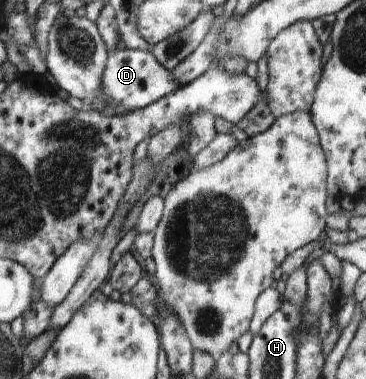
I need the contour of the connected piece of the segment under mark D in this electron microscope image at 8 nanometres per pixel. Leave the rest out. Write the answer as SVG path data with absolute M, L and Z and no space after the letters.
M125 46L116 47L107 51L108 60L102 75L102 105L124 107L127 112L146 108L158 99L174 93L178 89L172 73L166 70L149 50L127 49Z

